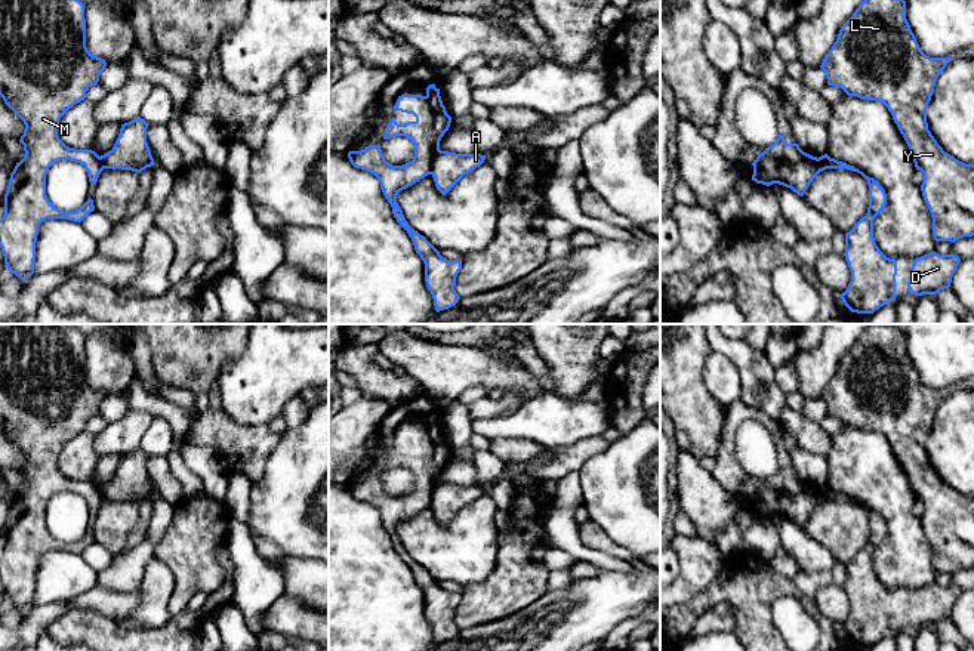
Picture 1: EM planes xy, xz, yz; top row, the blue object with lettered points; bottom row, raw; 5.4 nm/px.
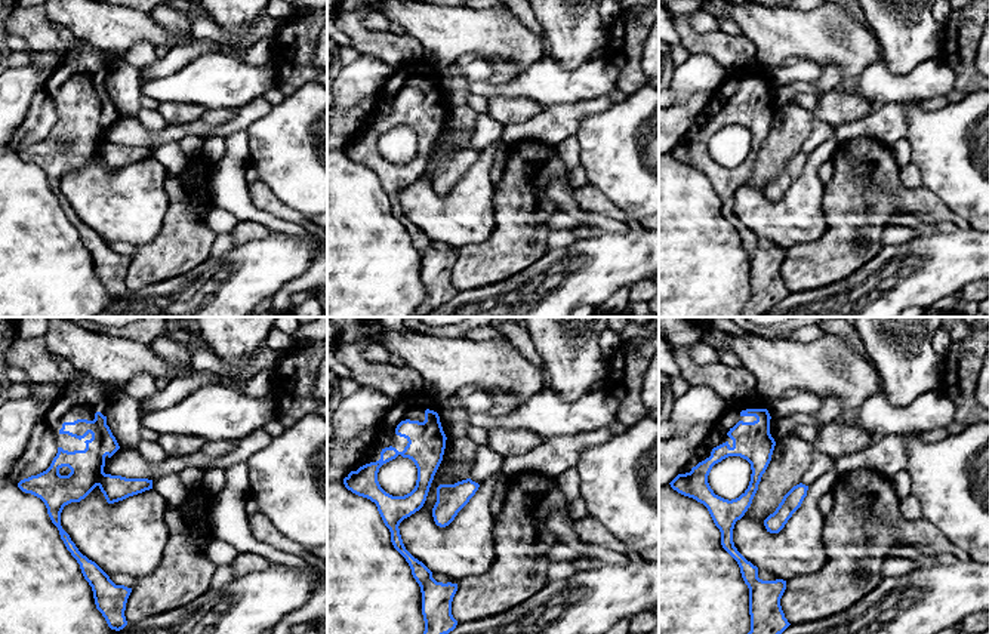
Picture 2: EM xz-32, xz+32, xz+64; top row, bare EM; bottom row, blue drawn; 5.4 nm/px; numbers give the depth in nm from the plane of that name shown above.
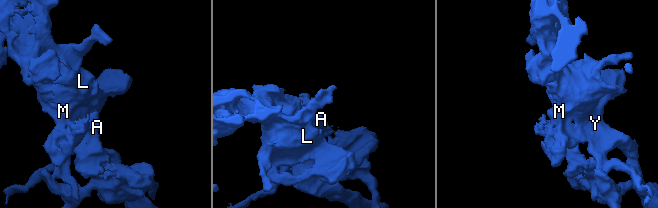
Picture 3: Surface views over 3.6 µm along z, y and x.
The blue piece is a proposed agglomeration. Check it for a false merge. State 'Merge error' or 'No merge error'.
Merge error

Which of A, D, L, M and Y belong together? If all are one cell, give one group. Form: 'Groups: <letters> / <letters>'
Groups: A D / L M Y

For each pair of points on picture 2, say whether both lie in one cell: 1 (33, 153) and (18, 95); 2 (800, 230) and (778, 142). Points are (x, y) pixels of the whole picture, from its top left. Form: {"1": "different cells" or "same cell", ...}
{"1": "different cells", "2": "different cells"}

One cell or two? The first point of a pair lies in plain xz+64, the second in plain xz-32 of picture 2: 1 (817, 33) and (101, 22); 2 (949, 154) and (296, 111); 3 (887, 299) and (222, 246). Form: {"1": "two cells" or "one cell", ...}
{"1": "one cell", "2": "one cell", "3": "two cells"}

